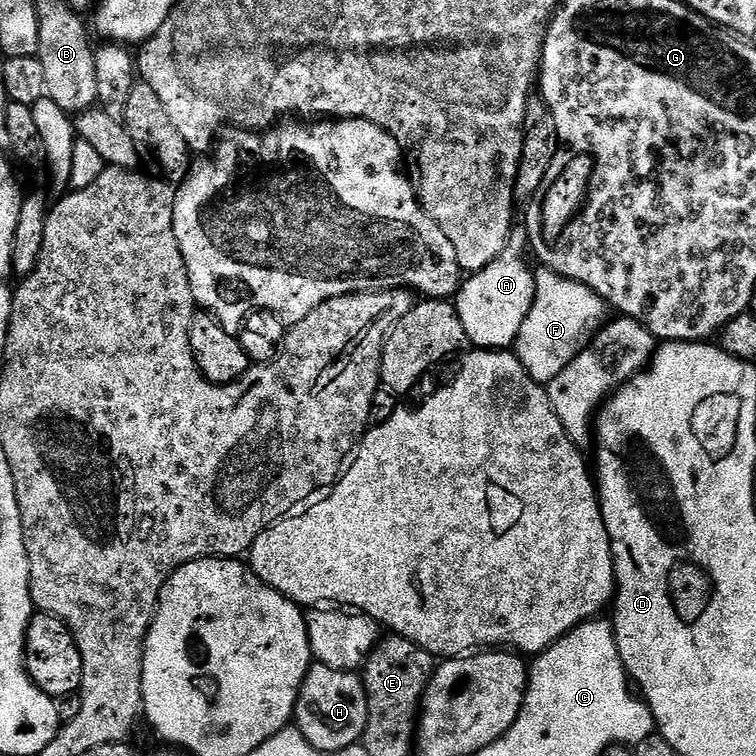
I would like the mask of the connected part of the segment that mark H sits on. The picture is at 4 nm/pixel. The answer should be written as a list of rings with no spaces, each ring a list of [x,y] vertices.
[[[313,663],[302,682],[296,703],[295,727],[318,750],[325,754],[339,754],[344,748],[361,743],[366,730],[368,703],[364,681],[356,672],[334,670],[325,664]]]

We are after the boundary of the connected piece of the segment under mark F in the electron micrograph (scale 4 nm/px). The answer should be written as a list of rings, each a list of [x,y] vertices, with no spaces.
[[[537,267],[535,275],[533,305],[526,314],[521,332],[517,334],[514,354],[520,359],[530,378],[534,378],[534,382],[547,386],[601,332],[609,319],[610,309],[601,296],[594,294],[594,290],[562,278],[546,267]]]

